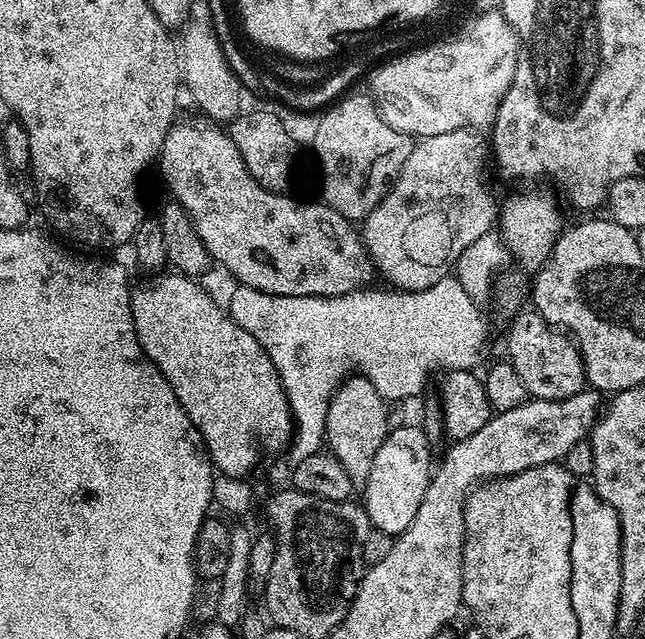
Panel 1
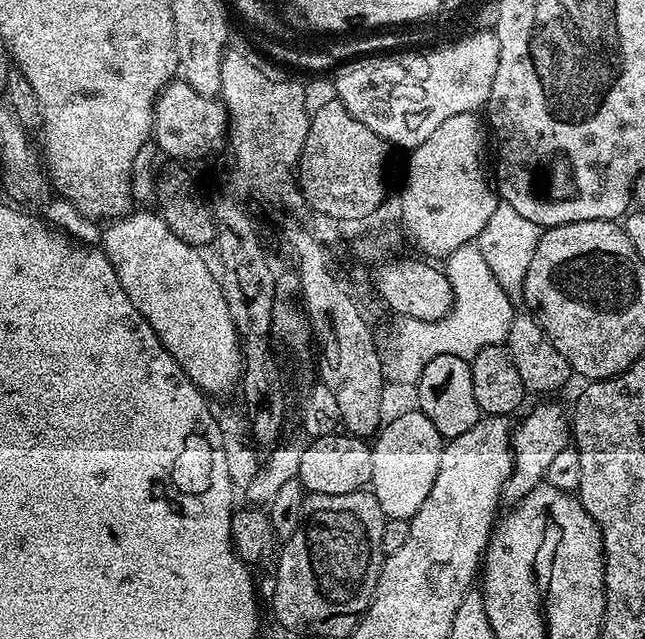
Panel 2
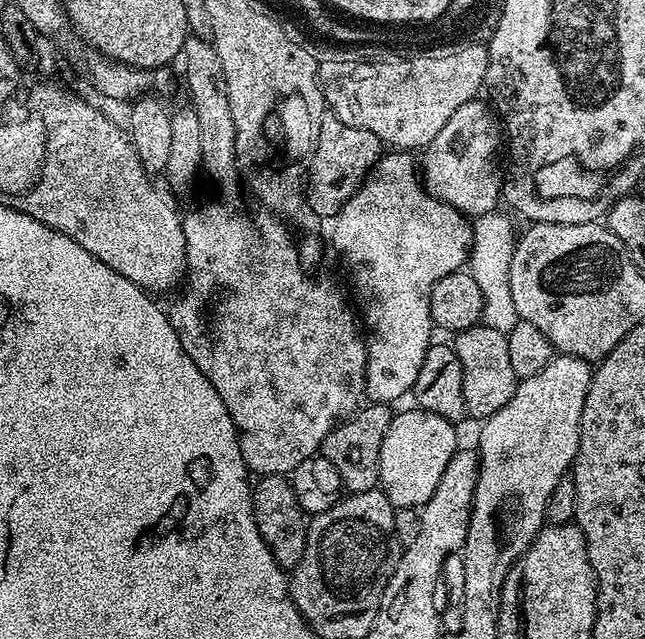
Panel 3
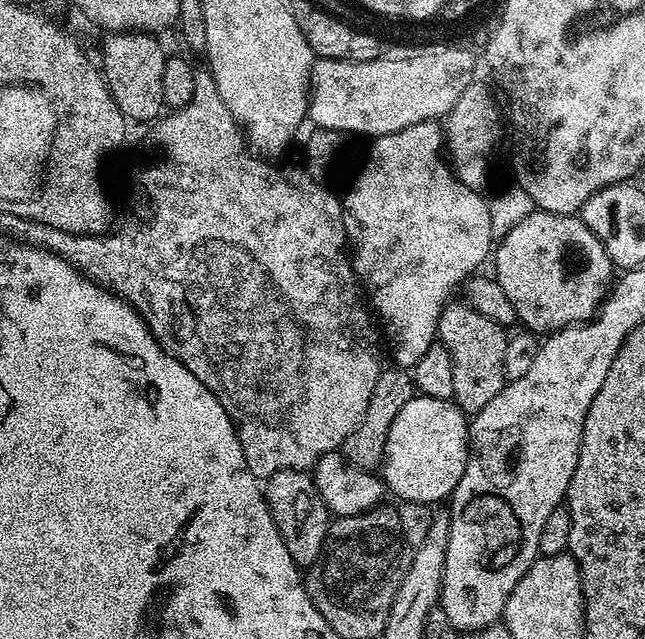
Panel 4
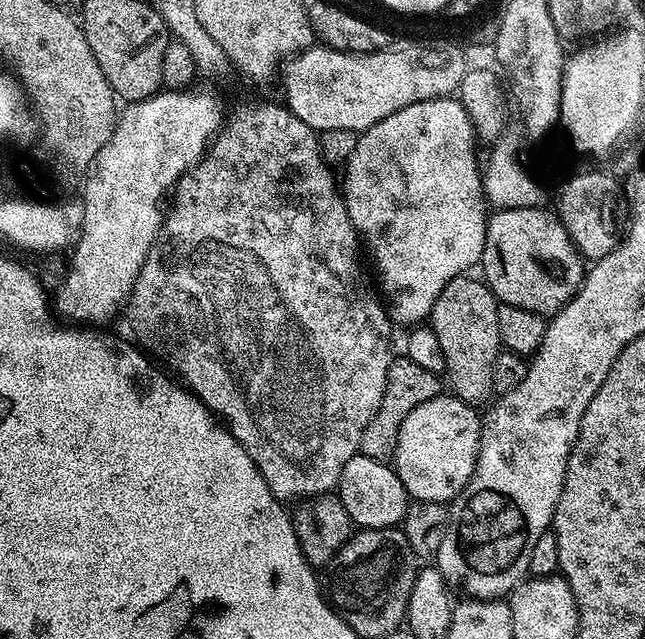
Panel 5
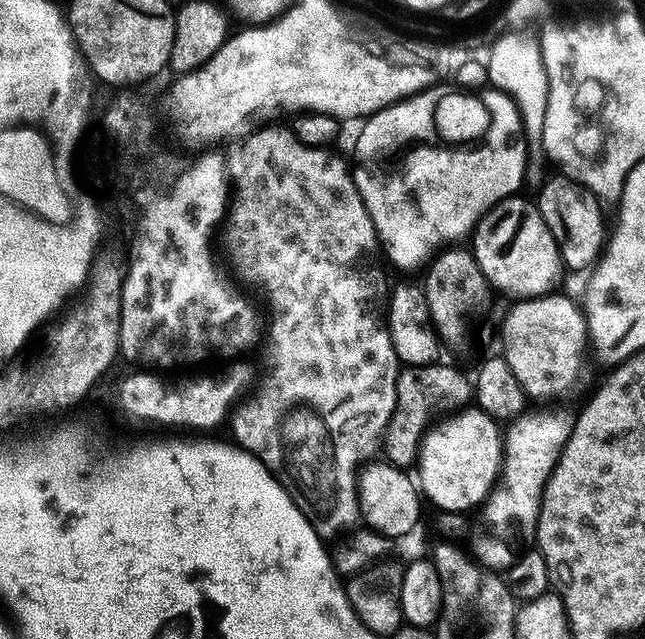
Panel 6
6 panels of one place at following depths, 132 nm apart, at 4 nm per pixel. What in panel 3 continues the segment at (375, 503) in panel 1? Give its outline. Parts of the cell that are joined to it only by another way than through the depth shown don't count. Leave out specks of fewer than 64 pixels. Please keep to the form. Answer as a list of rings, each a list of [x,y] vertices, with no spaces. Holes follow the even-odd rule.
[[[412,406],[409,412],[397,411],[390,422],[390,430],[386,430],[386,438],[382,438],[382,454],[380,455],[379,487],[392,503],[393,508],[419,509],[434,494],[438,482],[442,478],[442,470],[446,470],[446,462],[458,451],[456,444],[457,425],[438,414],[425,412],[419,406]]]

